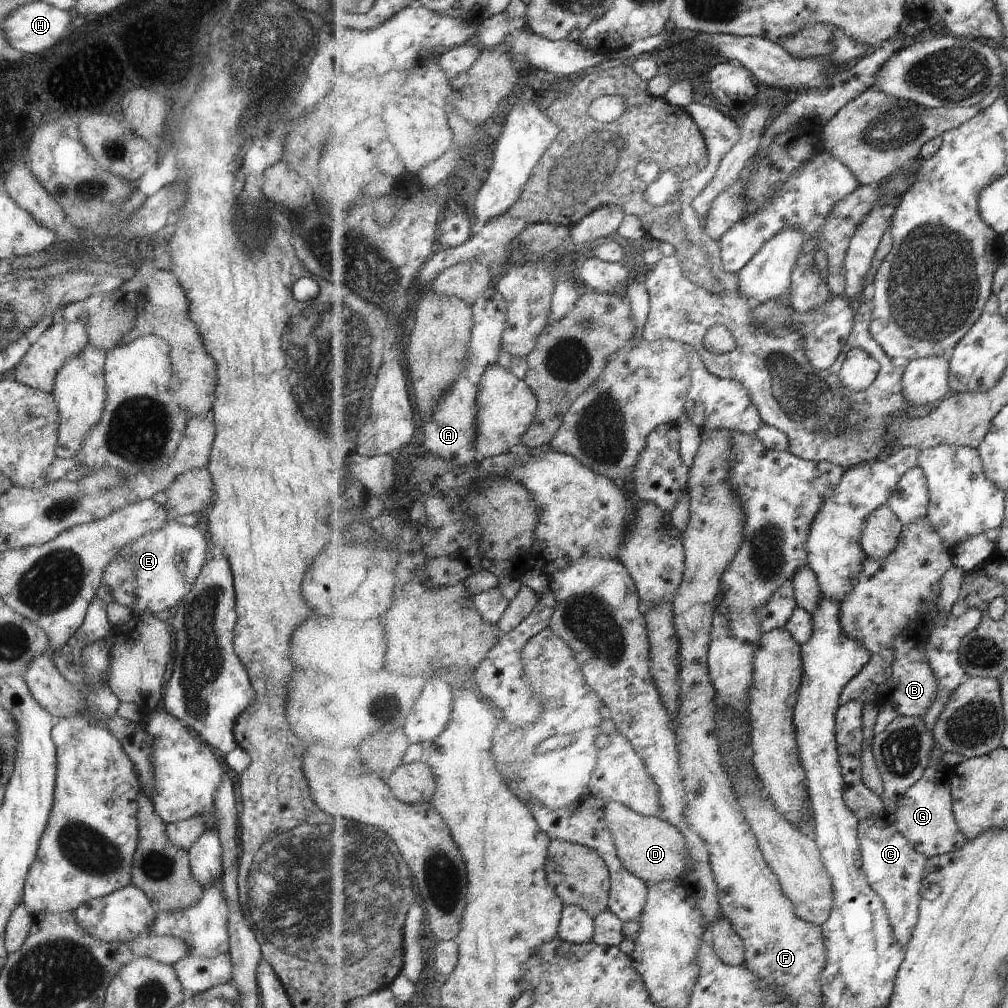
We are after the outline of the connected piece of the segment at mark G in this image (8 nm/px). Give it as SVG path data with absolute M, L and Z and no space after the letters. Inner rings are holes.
M935 746L930 765L919 782L899 796L898 809L893 816L898 822L898 829L915 847L916 851L931 857L961 850L967 843L966 834L959 828L954 815L954 798L952 797L952 778L955 767L942 766L943 751Z

